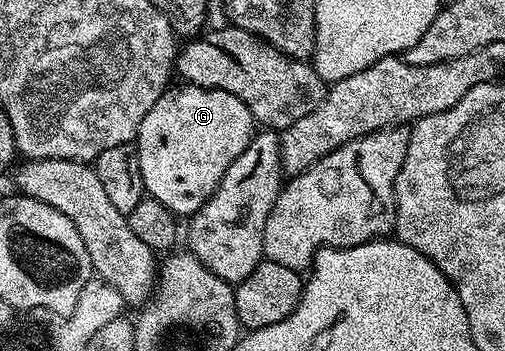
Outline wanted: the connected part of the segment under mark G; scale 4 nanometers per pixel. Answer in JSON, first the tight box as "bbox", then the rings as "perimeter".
{"bbox":[135,85,255,216],"perimeter":[[[174,85],[143,116],[135,147],[144,193],[178,216],[192,216],[215,192],[227,168],[247,148],[255,133],[253,113],[231,92]]]}

